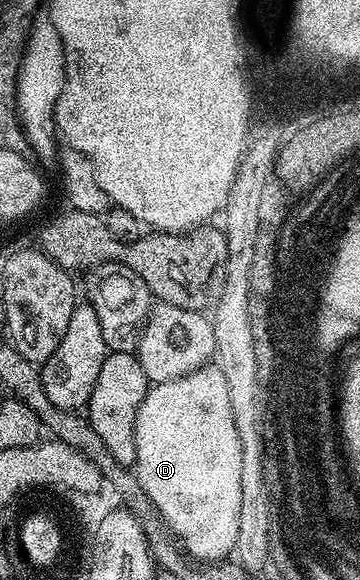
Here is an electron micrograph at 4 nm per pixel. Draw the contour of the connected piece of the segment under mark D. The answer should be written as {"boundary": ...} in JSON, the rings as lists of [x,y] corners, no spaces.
{"boundary":[[[209,363],[184,377],[149,388],[136,416],[134,472],[144,496],[160,512],[172,536],[182,542],[184,552],[193,559],[220,563],[236,548],[242,506],[242,455],[242,440],[231,410],[230,387],[220,367]]]}

